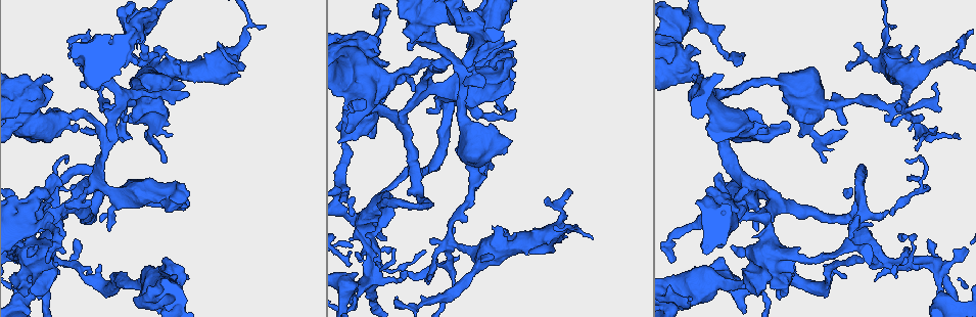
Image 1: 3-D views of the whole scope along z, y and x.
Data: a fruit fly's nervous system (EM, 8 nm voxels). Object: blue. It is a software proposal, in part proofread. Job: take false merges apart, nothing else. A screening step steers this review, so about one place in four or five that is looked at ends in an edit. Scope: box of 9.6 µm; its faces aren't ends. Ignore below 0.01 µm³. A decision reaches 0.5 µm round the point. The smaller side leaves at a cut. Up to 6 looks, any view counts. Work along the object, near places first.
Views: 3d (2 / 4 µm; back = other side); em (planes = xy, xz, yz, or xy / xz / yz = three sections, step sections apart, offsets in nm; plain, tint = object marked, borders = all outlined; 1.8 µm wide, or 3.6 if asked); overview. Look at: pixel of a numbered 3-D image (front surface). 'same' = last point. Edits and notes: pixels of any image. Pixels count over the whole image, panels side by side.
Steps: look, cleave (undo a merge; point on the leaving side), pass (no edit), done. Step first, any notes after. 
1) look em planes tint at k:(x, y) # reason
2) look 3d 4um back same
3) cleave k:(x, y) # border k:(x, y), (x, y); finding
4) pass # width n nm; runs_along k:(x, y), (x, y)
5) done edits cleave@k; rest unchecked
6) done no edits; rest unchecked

look em 3.6um yz step 4 plain at 1:(875, 260)

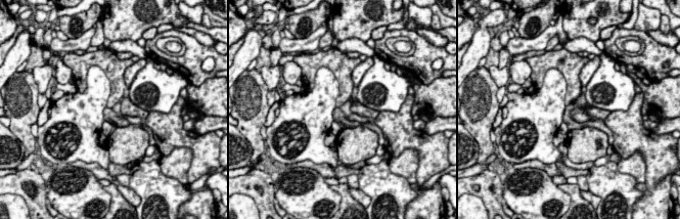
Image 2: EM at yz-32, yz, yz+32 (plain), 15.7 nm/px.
look em 3.6um yz step 4 tint same # where the object lies

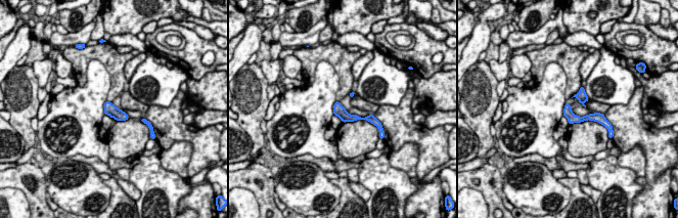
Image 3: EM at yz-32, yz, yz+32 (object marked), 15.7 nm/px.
pass # runs_along 3:(335, 107), (348, 118), (369, 118); all the same neuron

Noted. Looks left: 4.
look em planes plain at 1:(365, 283) # sudden change in width

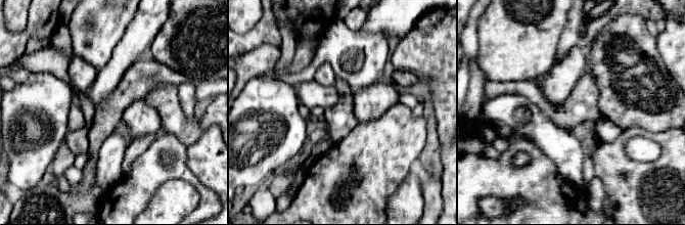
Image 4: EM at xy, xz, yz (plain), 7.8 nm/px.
look em planes tint same

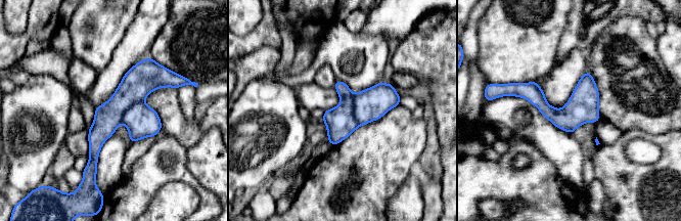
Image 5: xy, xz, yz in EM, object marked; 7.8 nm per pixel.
pass # width 260 nm; one neuron here

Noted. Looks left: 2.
look 3d 4um at 1:(422, 89) # looks like a crossing

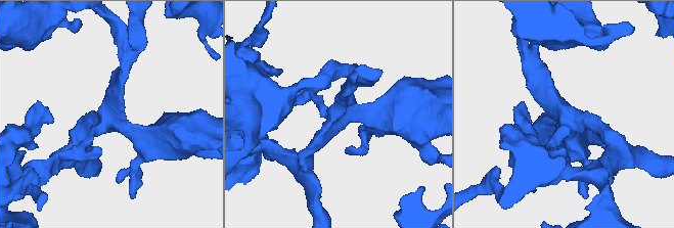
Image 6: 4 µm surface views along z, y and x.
look em planes tint at 6:(337, 114) # arms 4; now the EM

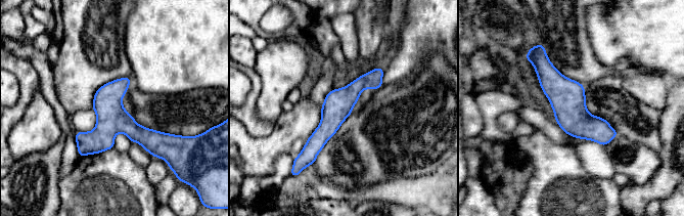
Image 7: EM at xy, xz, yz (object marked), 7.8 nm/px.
pass # width 240 nm; runs_along 7:(379, 71), (335, 109), (312, 160); one neuron here

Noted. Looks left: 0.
done no edits; rest unchecked

